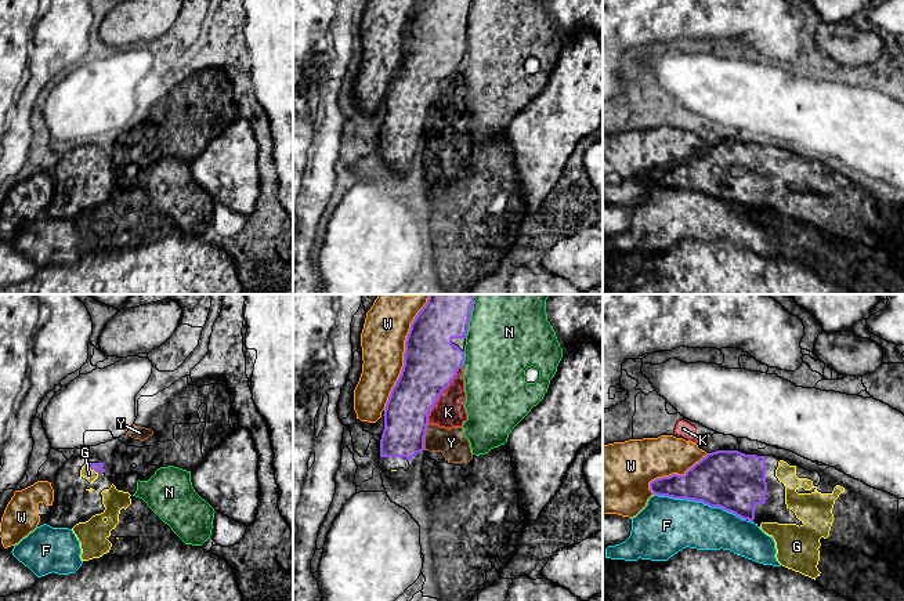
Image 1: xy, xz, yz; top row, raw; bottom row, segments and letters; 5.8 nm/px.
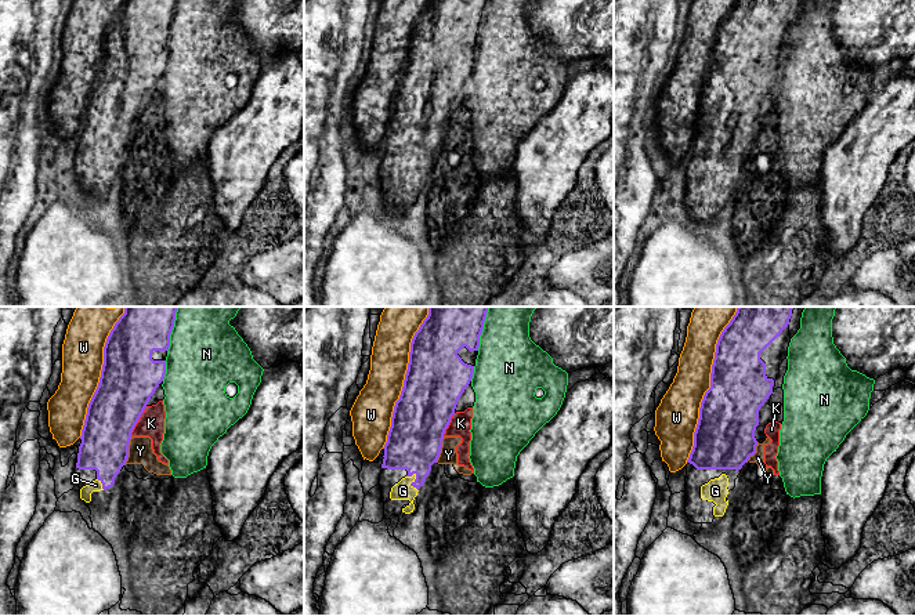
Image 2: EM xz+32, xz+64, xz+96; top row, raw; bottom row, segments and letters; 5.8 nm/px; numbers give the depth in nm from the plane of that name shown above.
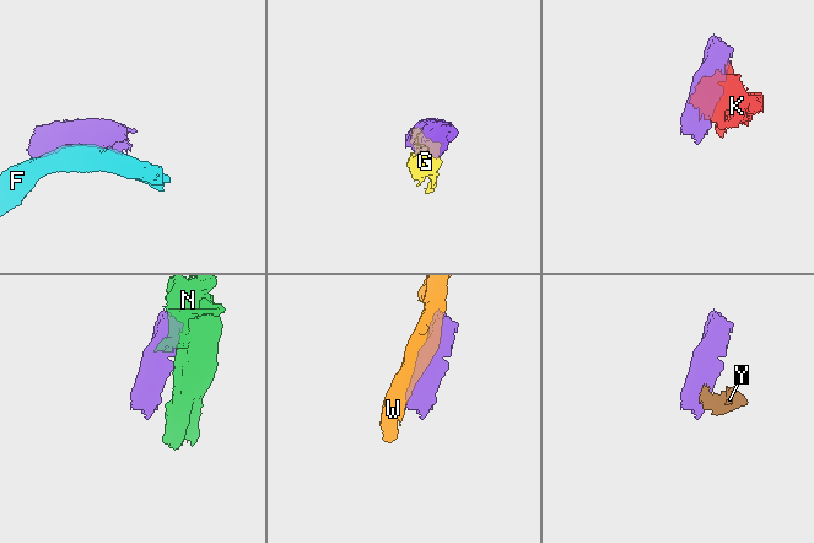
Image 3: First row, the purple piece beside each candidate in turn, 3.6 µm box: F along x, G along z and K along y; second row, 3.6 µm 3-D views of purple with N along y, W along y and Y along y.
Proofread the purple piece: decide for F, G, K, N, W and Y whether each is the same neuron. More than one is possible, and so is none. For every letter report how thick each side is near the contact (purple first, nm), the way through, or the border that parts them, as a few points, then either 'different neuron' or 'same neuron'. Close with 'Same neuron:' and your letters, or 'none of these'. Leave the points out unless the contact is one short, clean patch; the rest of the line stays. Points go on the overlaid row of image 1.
F: 340/320 nm | different neuron
G: 60/70 nm | same neuron
K: 320/180 nm | different neuron
N: 280/480 nm | different neuron
W: 320/260 nm | different neuron
Y: 260/170 nm | along xz (429, 424), (425, 433), (423, 449) | different neuron
Same neuron: G

